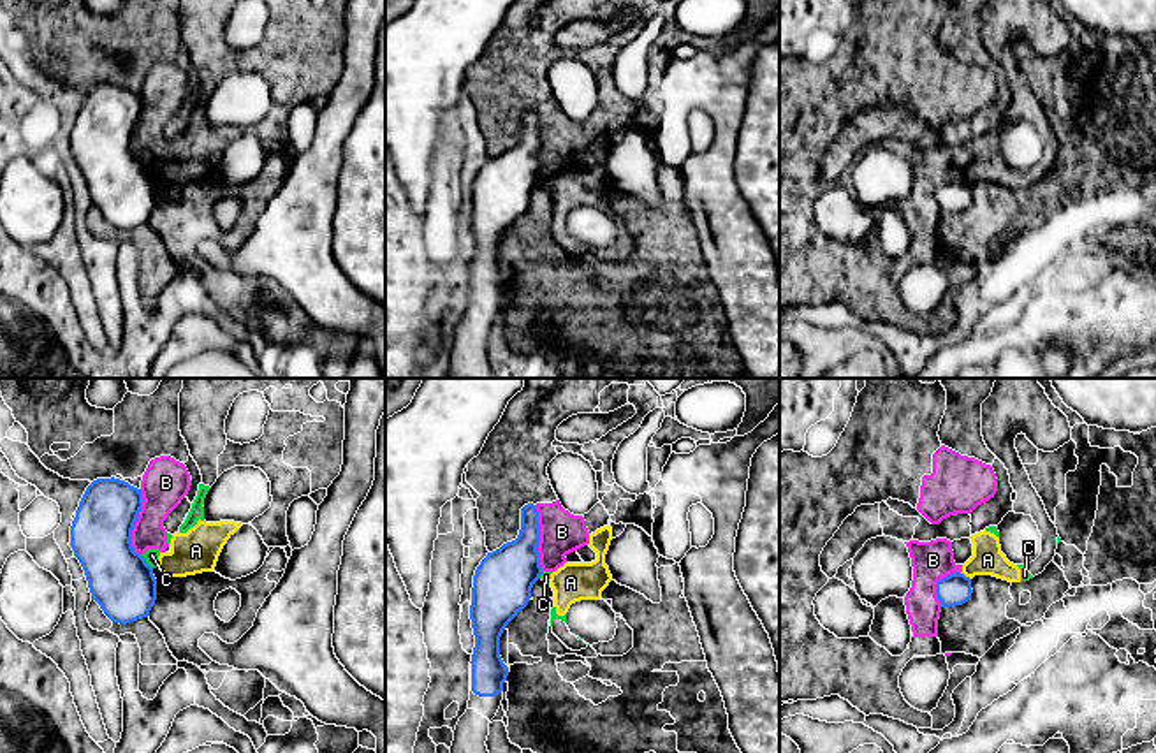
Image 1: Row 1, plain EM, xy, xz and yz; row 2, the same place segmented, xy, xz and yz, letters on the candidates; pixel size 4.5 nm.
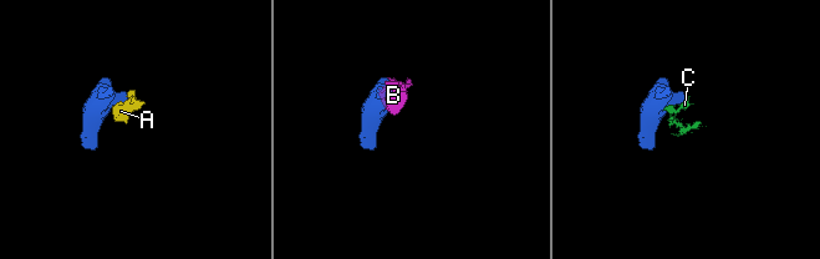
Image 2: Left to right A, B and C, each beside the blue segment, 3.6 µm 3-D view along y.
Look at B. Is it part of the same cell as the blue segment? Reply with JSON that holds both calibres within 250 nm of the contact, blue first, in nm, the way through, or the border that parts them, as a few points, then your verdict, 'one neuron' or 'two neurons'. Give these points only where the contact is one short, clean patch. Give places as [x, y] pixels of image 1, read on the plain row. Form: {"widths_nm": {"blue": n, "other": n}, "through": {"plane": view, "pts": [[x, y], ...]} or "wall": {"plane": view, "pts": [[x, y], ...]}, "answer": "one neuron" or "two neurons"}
{"widths_nm": {"blue": 280, "other": 220}, "answer": "two neurons"}

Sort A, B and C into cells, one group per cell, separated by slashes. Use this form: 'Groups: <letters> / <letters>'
Groups: A B C

